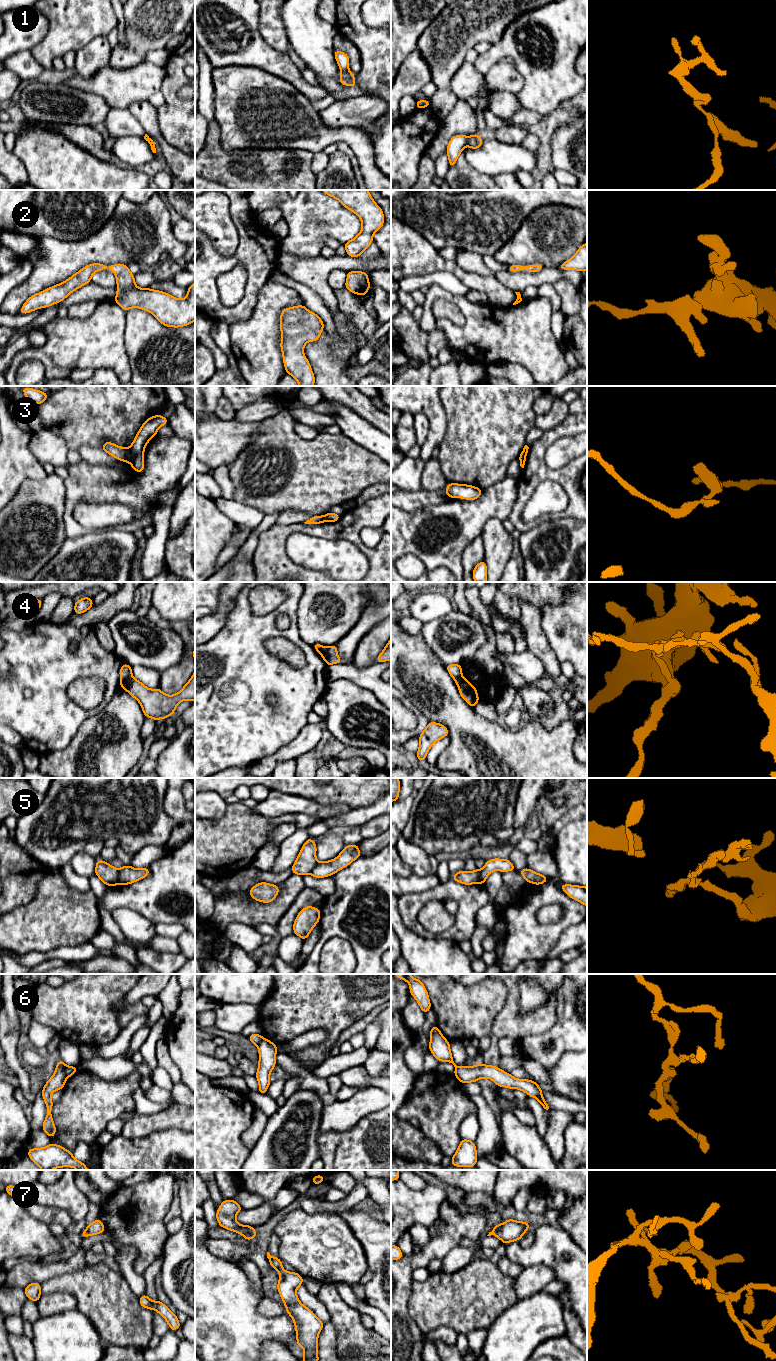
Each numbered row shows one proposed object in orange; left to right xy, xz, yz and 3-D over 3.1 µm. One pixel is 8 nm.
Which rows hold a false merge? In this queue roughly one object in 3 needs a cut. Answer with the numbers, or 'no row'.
1, 3, 4, 5, 6

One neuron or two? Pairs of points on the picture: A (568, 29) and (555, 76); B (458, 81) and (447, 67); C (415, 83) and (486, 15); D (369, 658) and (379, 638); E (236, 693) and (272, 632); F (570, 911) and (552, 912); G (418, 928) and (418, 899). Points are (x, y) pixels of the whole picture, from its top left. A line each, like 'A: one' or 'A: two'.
A: one
B: two
C: two
D: one
E: one
F: two
G: one

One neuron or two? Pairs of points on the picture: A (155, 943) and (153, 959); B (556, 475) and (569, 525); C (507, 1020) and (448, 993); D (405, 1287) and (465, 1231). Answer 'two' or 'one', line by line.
A: two
B: two
C: one
D: one

